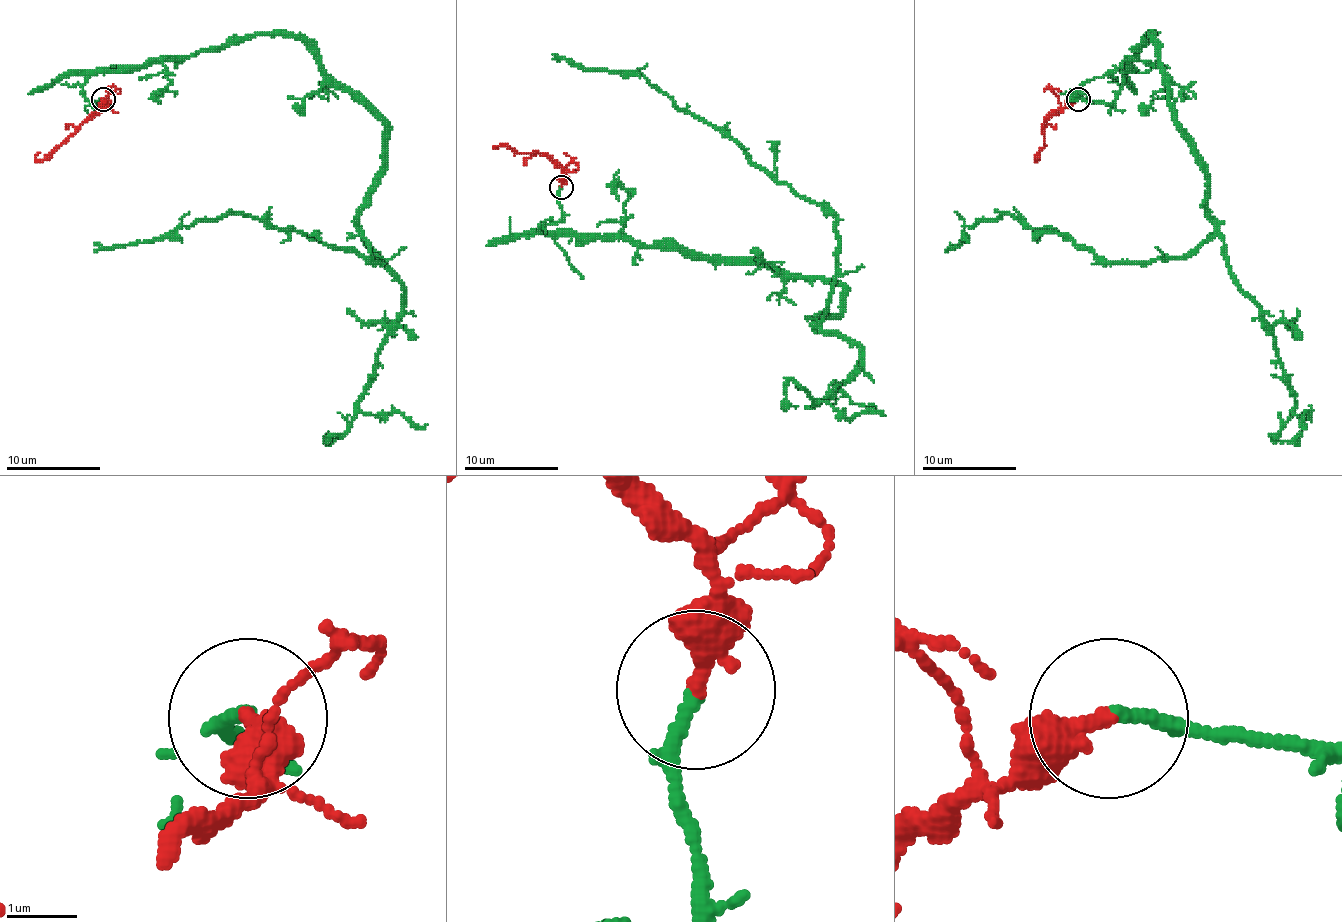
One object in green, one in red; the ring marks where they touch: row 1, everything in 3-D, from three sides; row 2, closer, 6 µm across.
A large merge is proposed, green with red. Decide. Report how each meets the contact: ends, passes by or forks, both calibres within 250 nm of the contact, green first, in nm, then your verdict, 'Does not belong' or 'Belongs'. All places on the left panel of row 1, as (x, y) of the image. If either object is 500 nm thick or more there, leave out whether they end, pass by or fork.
At the ring green ends. At the ring red ends. Thickness 200 nm (green) against 360 nm. Belongs

